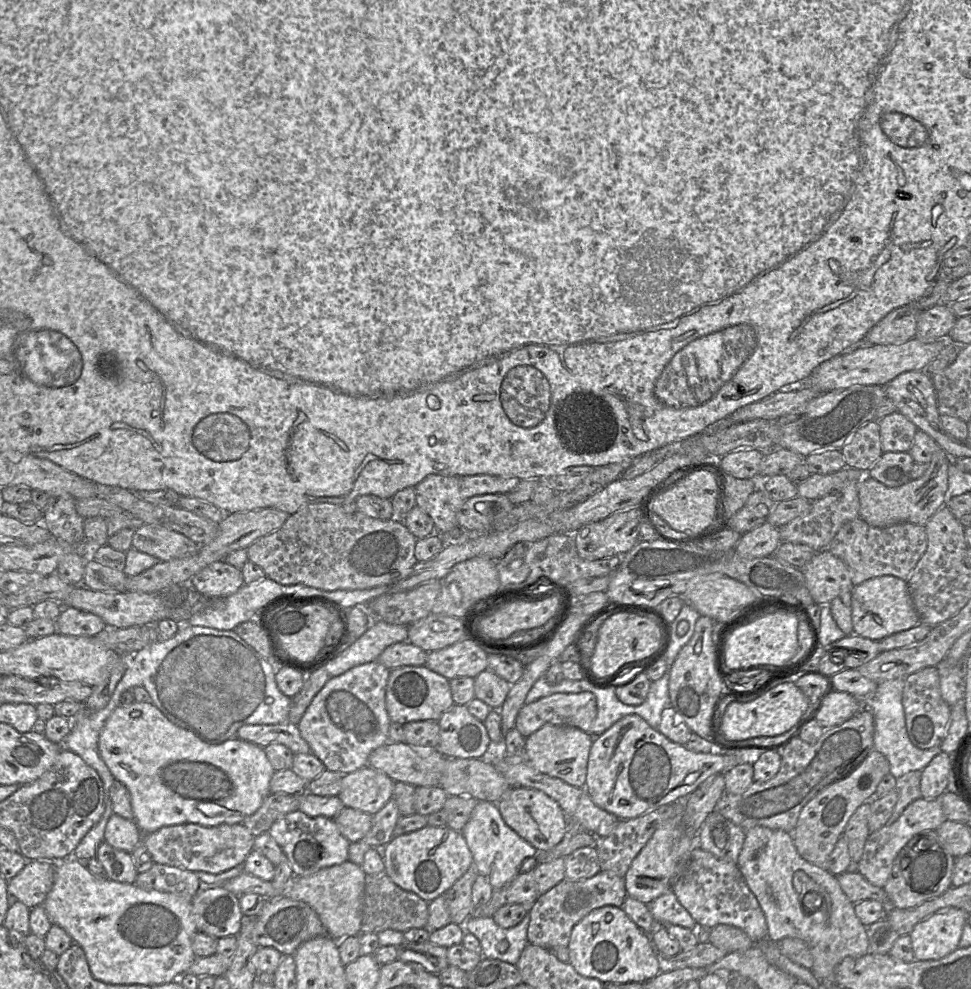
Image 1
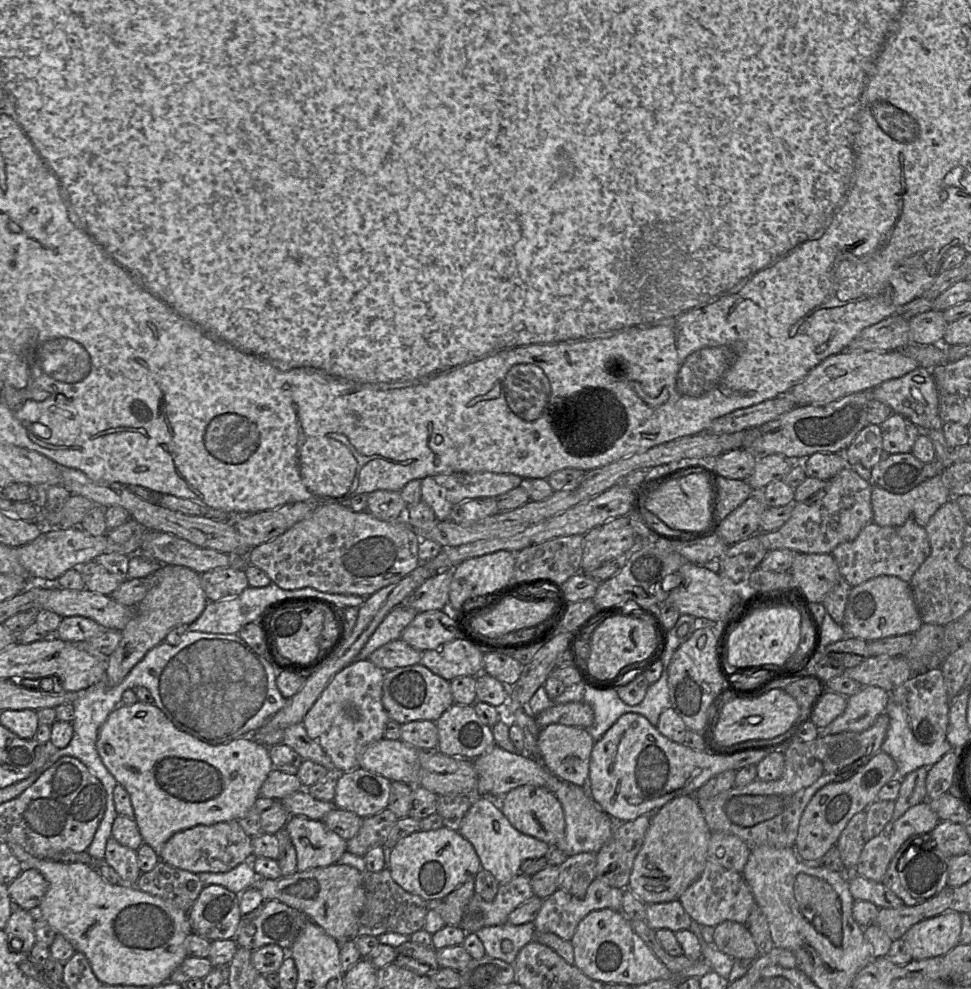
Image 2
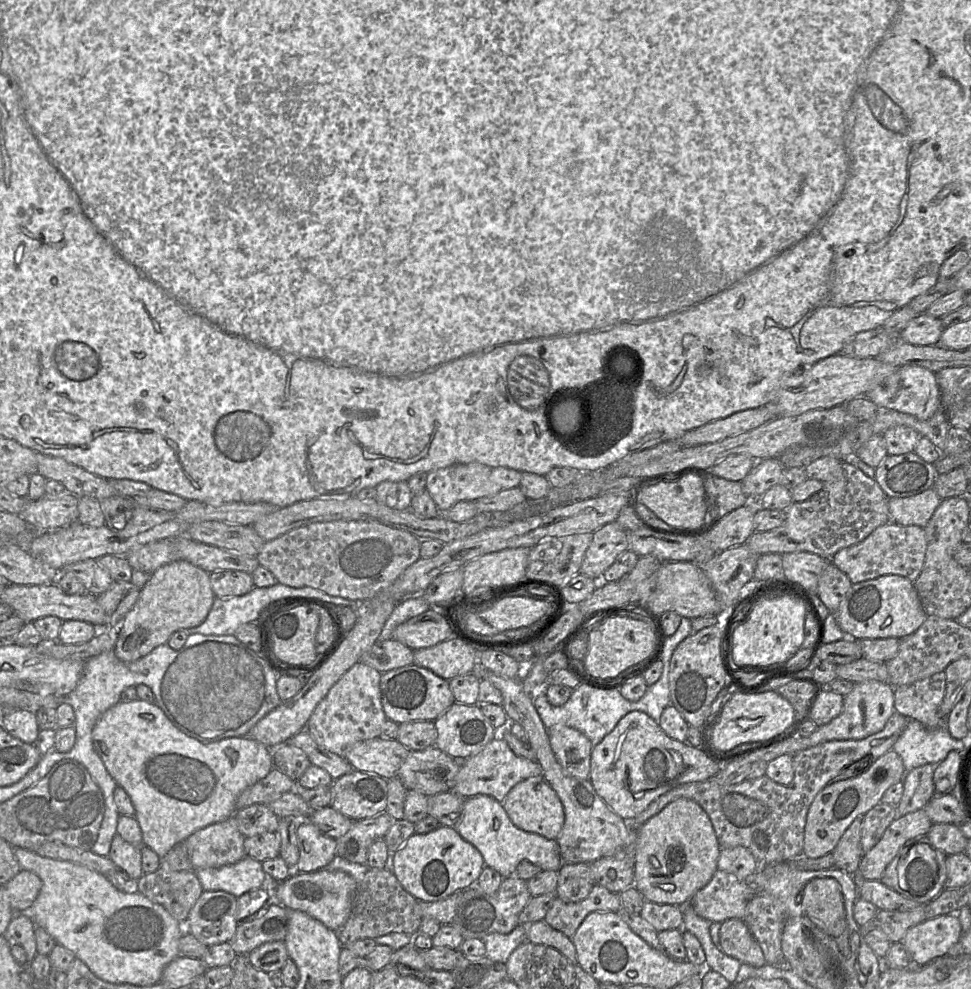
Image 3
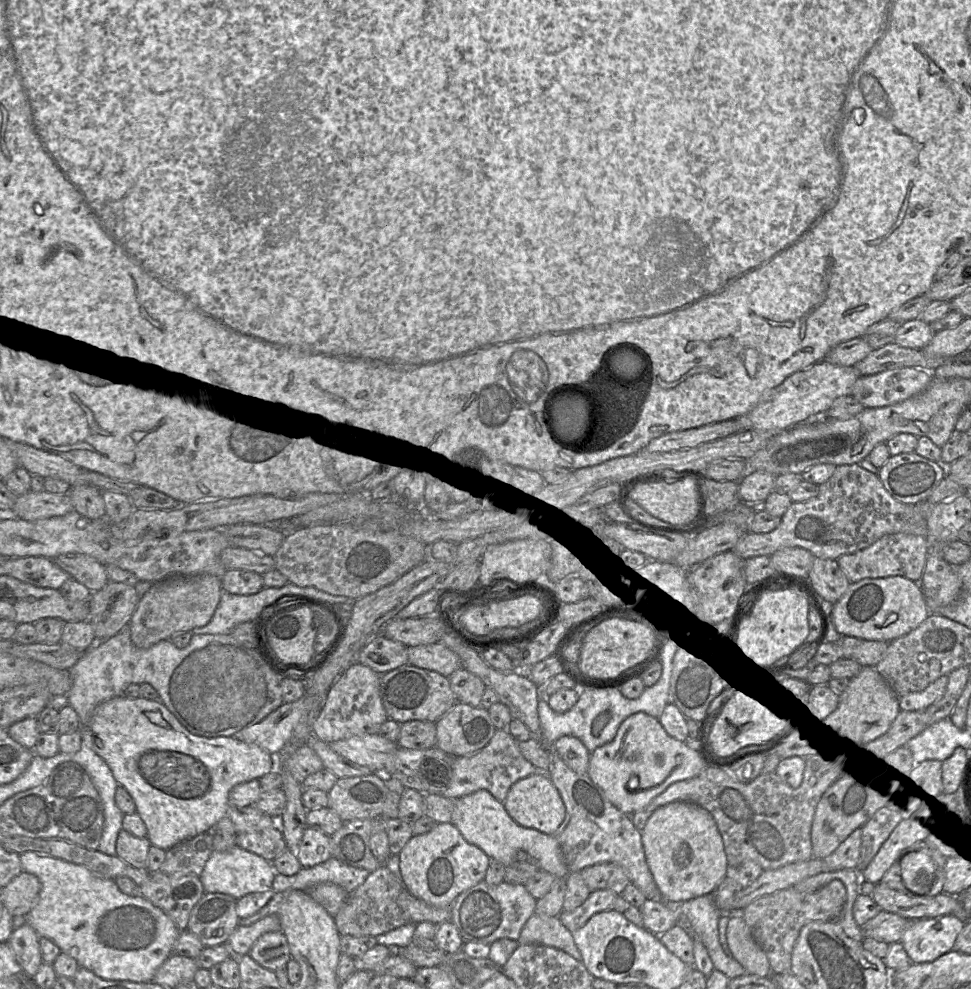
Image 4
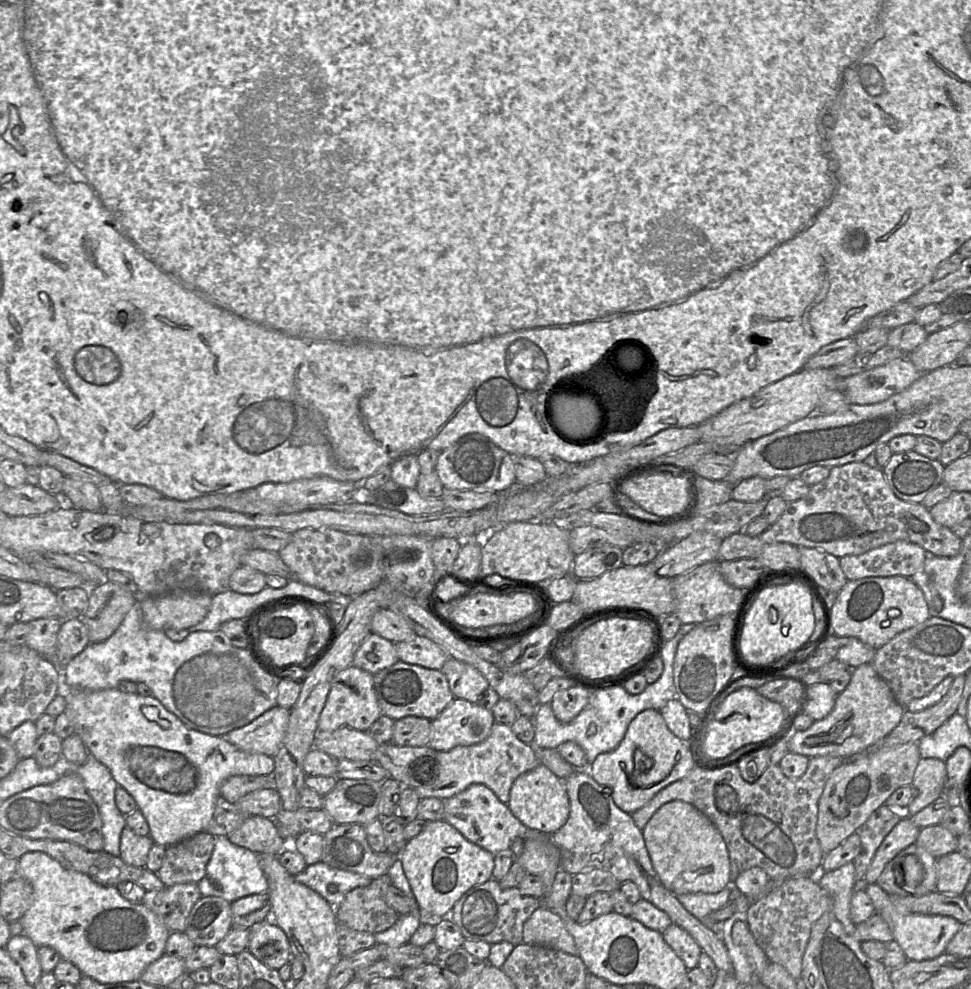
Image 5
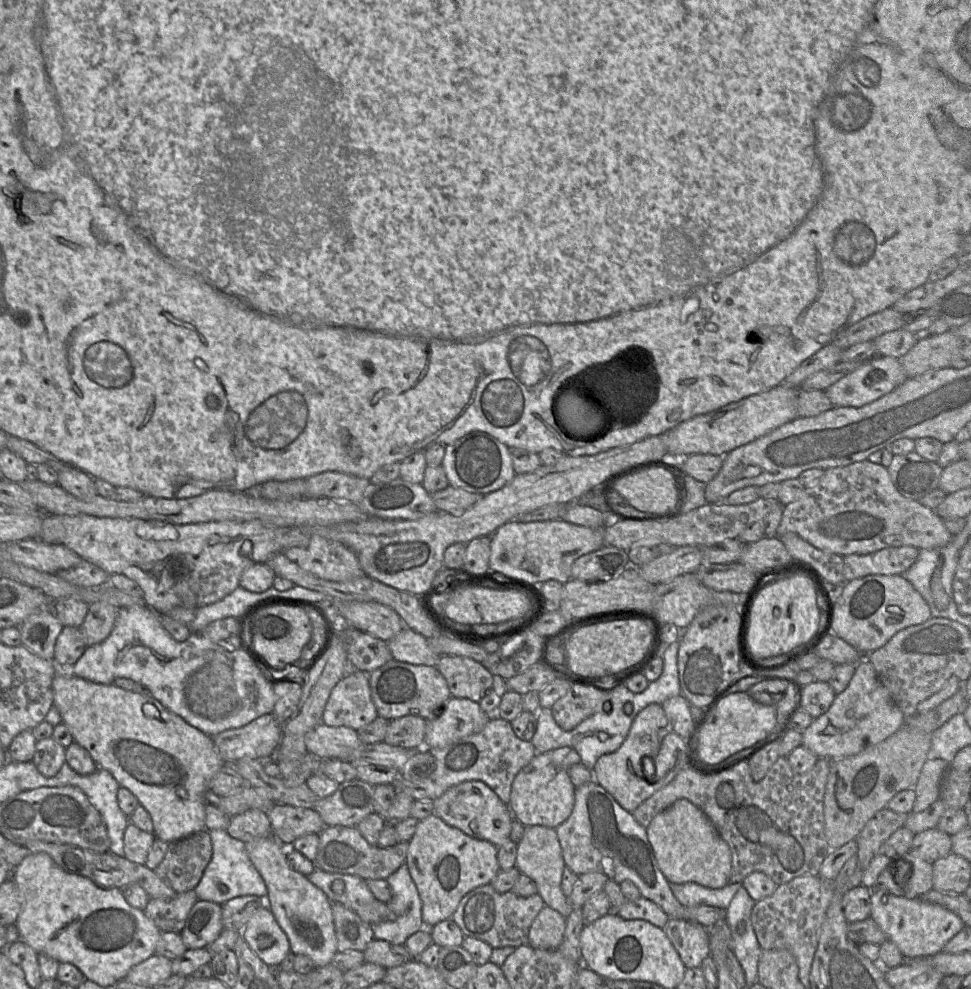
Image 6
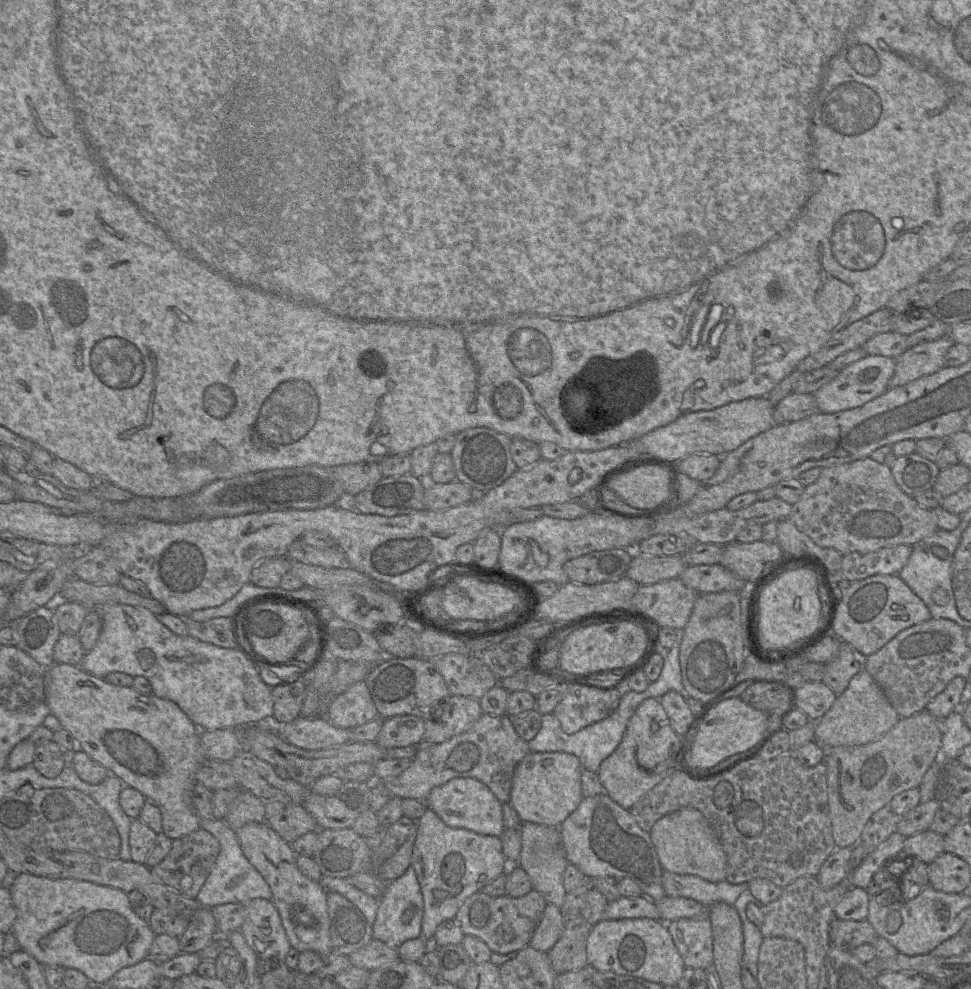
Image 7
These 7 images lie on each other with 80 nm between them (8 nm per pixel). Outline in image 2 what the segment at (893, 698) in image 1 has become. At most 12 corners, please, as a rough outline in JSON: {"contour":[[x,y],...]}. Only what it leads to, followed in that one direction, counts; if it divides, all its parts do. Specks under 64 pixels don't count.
{"contour":[[891,698],[881,751],[898,777],[931,767],[953,749],[918,742],[908,714]]}

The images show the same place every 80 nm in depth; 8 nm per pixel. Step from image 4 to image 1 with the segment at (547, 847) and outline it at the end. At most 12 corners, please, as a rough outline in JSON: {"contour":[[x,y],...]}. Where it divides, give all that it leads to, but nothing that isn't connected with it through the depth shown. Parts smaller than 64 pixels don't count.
{"contour":[[478,801],[461,830],[473,864],[494,889],[538,850]]}

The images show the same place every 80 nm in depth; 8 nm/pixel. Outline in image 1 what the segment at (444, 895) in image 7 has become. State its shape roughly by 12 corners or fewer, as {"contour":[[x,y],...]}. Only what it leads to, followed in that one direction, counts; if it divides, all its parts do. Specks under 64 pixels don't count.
{"contour":[[429,826],[393,836],[385,873],[427,902],[467,871],[461,831]]}

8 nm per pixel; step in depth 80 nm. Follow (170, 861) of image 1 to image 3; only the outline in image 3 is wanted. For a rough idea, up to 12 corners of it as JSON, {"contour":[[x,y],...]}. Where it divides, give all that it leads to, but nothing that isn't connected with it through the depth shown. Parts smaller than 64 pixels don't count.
{"contour":[[231,816],[183,842],[192,870],[246,856],[245,836]]}

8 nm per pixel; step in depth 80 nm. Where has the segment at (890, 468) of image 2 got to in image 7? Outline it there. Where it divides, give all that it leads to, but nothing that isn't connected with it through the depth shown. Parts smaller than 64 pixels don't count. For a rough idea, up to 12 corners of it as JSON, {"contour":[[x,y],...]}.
{"contour":[[913,452],[897,457],[891,472],[914,497],[933,487],[940,469]]}

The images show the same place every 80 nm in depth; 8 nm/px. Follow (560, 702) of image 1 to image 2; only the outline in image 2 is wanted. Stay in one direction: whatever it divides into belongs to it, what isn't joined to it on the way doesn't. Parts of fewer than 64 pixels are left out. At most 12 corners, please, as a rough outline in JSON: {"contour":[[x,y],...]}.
{"contour":[[584,701],[568,702],[535,716],[549,724],[588,728],[594,711]]}

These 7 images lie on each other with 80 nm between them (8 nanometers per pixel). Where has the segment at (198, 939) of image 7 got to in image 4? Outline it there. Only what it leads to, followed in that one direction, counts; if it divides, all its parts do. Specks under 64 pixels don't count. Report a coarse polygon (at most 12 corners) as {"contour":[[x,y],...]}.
{"contour":[[204,893],[187,930],[204,947],[226,944],[237,925],[236,899]]}

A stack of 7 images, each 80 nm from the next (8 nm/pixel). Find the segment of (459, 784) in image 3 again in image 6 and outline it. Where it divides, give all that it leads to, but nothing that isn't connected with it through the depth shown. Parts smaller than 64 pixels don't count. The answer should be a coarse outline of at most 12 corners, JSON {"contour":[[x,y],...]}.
{"contour":[[511,722],[444,748],[428,748],[435,770],[399,778],[398,791],[435,800],[480,780],[509,806],[512,782],[537,754]]}

